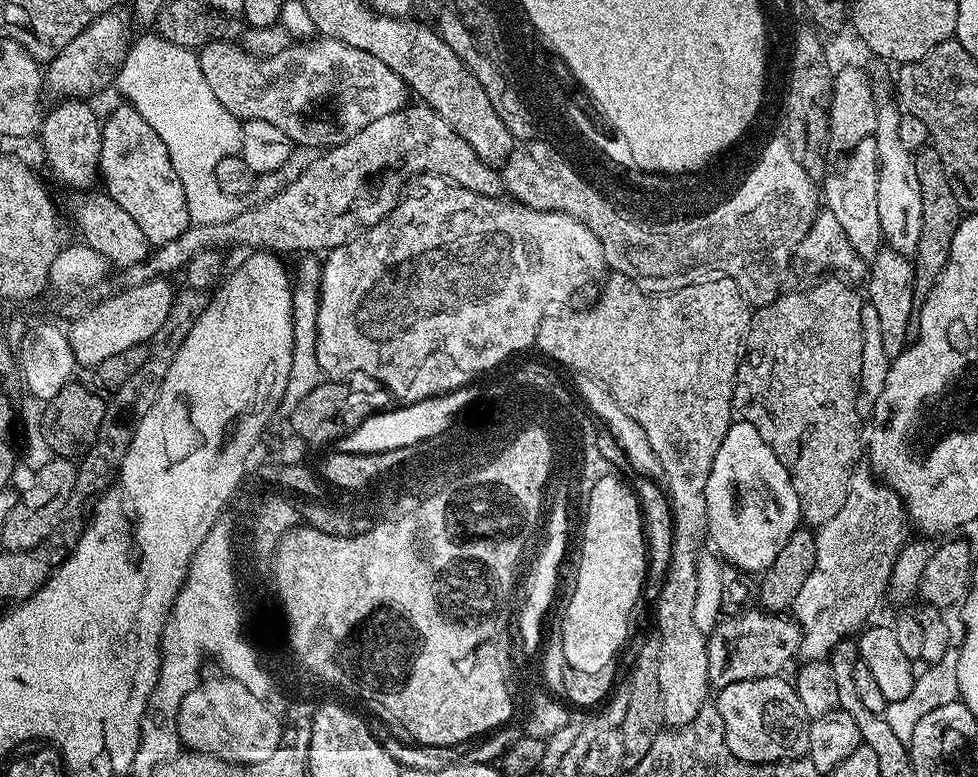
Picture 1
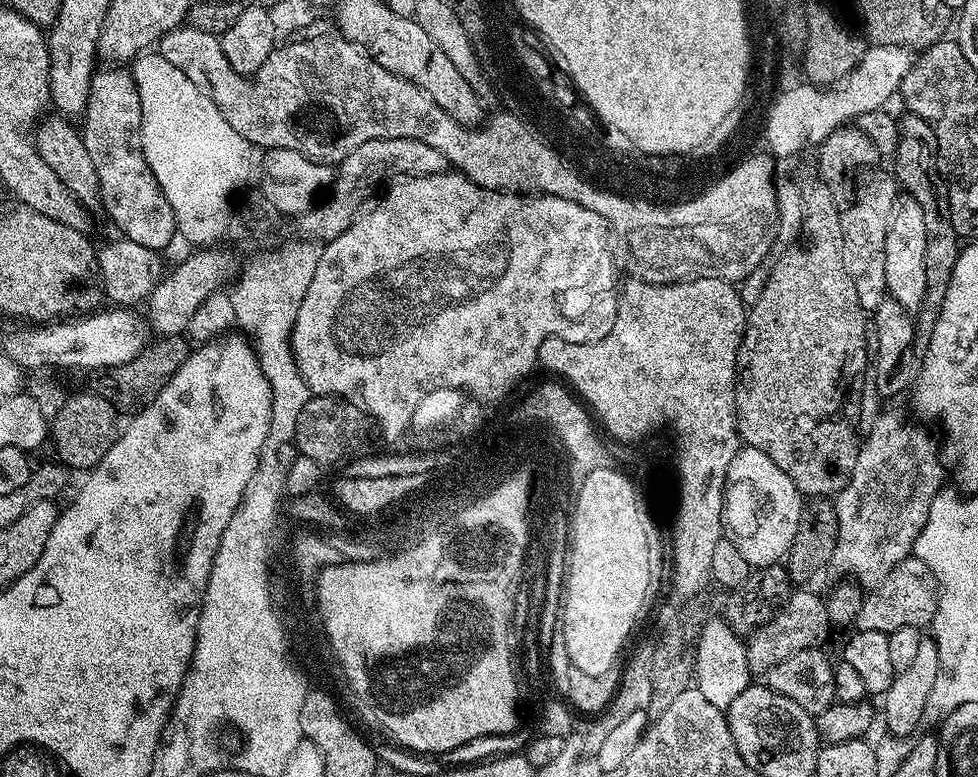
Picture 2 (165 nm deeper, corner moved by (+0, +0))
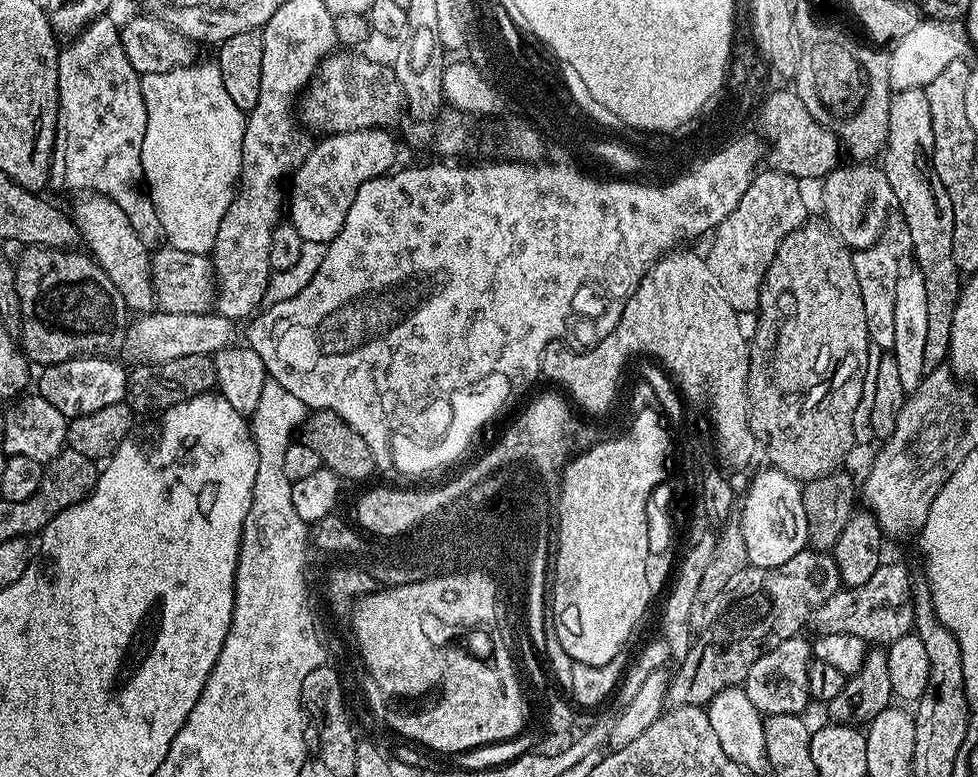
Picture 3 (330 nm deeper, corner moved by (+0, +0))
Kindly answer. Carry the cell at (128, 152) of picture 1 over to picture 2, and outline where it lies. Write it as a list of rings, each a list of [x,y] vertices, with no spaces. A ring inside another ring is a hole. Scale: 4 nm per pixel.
[[[104,66],[93,75],[90,86],[90,98],[86,102],[86,110],[82,117],[82,135],[86,150],[90,150],[90,158],[94,162],[94,170],[98,170],[100,183],[100,204],[108,211],[108,216],[121,228],[123,239],[138,242],[138,246],[146,246],[153,250],[161,250],[173,239],[177,239],[176,215],[166,202],[154,174],[144,157],[140,145],[140,123],[142,122],[142,102],[138,94],[136,80],[131,71],[124,66]]]

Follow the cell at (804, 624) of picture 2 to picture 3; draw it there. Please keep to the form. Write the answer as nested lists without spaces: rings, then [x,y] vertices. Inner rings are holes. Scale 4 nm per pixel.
[[[881,563],[878,570],[874,570],[870,582],[866,582],[857,588],[844,588],[834,593],[825,604],[819,604],[816,607],[816,613],[813,614],[810,624],[816,627],[817,633],[826,634],[854,634],[862,638],[872,646],[887,646],[892,641],[905,636],[907,632],[913,631],[912,626],[912,590],[913,585],[908,584],[908,572],[900,564]]]

